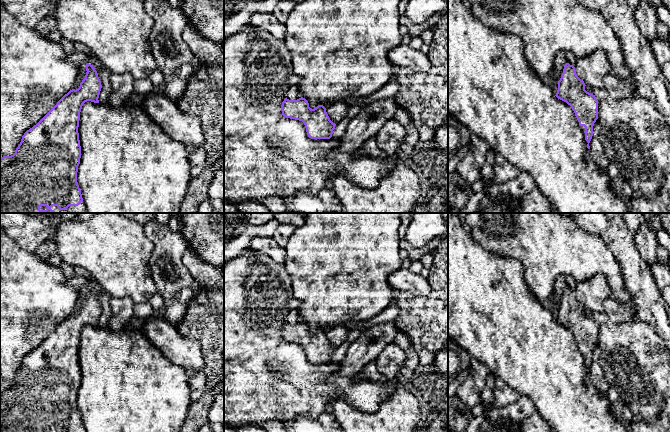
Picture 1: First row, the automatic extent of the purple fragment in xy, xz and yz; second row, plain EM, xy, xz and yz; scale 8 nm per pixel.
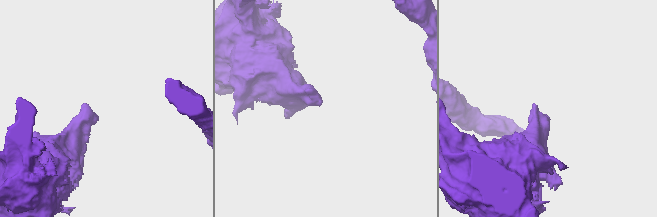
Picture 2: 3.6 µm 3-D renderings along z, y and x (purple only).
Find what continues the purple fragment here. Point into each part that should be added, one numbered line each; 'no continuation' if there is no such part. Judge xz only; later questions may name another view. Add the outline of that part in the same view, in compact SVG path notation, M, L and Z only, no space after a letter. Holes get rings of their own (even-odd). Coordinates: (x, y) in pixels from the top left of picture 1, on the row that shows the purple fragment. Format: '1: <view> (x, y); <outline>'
no continuation

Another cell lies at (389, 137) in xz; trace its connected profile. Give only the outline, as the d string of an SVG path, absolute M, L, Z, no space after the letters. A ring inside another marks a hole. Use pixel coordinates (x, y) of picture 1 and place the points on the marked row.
M396 119L388 120L376 134L378 147L383 154L398 154L405 136L405 125Z

